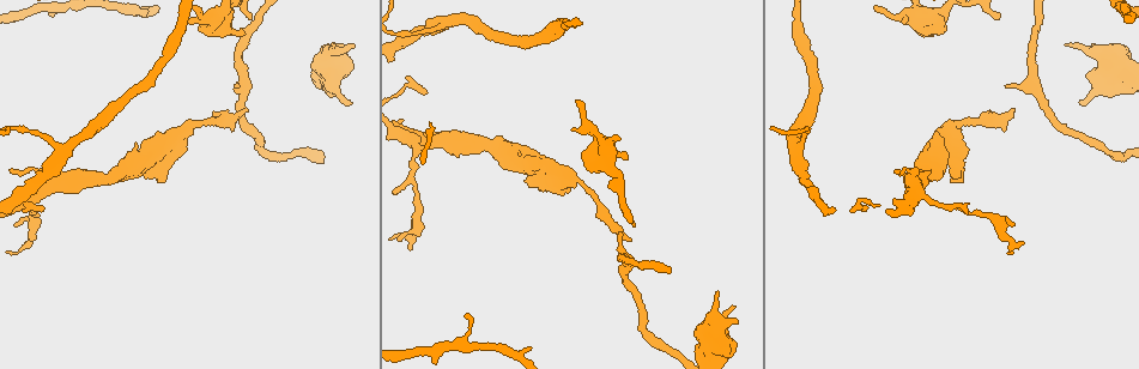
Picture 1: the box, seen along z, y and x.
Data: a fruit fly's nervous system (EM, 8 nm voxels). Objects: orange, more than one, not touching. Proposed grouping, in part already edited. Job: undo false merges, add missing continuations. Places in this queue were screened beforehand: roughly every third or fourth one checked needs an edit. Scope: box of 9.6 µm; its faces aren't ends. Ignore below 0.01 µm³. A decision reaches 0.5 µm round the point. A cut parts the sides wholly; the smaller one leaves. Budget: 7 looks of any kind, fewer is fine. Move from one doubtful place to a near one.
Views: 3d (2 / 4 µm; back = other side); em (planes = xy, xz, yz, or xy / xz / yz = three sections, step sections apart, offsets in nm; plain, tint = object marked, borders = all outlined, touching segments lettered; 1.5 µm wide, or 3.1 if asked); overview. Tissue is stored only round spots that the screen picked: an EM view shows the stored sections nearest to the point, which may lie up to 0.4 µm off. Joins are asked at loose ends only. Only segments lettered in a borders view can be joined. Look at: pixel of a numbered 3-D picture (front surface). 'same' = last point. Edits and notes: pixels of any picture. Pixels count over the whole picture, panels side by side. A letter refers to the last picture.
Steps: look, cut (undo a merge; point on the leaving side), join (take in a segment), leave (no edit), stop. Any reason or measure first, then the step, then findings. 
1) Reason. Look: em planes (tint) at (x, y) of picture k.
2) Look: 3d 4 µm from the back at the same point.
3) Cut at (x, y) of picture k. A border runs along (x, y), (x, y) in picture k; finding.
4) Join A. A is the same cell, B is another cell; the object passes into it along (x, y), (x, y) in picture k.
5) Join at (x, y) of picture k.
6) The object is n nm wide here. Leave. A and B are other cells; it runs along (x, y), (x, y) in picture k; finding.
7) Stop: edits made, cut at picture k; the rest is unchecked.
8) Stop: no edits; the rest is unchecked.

Free end. Look: 3d 4 µm at (626, 160) of picture 1.

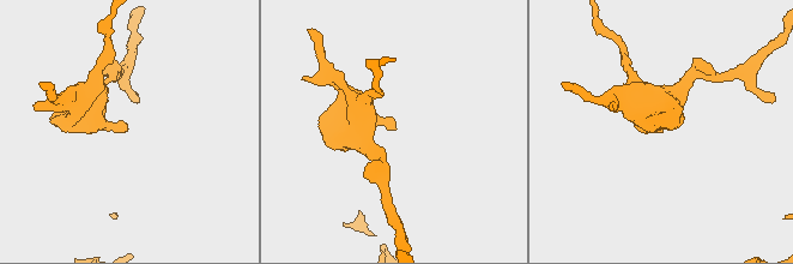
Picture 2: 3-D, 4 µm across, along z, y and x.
Need the tissue. Look: em xz step 8 (tint) at (126, 126) of picture 2.

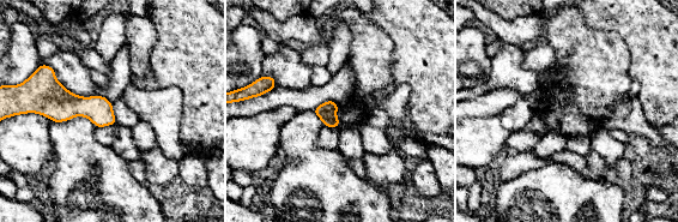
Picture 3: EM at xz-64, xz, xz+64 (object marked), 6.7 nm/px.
Cut it another way. Look: em planes (borders) at the same point.

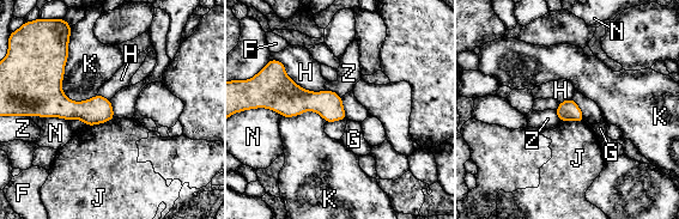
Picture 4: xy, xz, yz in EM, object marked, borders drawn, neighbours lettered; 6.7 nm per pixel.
Leave. F, G, H, J, K, N and Z are other cells; none of them fits.

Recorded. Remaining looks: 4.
Look: 3d 4 µm at (235, 85) of picture 1.

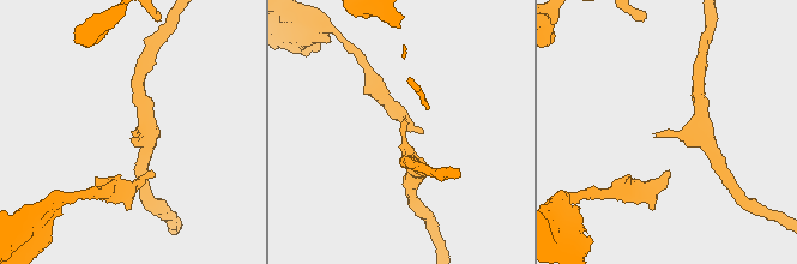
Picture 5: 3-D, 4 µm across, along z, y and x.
Look: em planes (tint) at (133, 135) of picture 5.

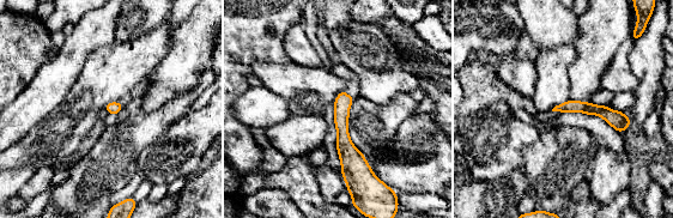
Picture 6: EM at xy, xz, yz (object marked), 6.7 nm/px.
See the neighbours. Look: em planes (borders) at the same point.

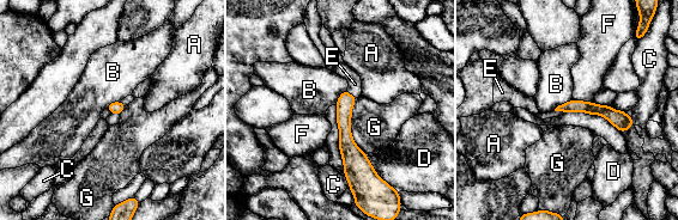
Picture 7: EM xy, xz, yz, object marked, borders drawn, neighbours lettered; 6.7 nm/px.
Join E. E is the same cell, A, B, C, D, F and G are other cells; the object passes into it along (345, 102), (350, 95), (355, 84) in picture 7; the neuron continues.

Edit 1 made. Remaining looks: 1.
Stop: edits made, join at picture 7; the rest is unchecked.

